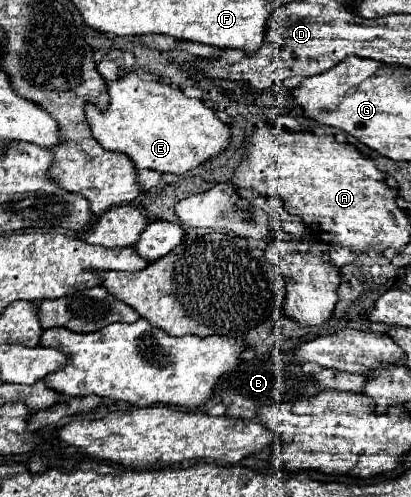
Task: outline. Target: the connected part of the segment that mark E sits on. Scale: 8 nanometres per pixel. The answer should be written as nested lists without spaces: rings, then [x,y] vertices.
[[[135,71],[125,73],[115,81],[107,81],[105,85],[107,85],[107,95],[109,95],[109,105],[103,111],[97,105],[87,103],[85,105],[87,123],[91,127],[93,137],[99,141],[103,149],[131,157],[131,161],[135,163],[135,169],[153,169],[159,173],[181,175],[205,163],[207,159],[215,157],[229,143],[229,127],[215,115],[215,111],[209,109],[201,99],[185,97],[181,89],[173,89],[171,85],[165,85],[157,79],[145,81]]]

